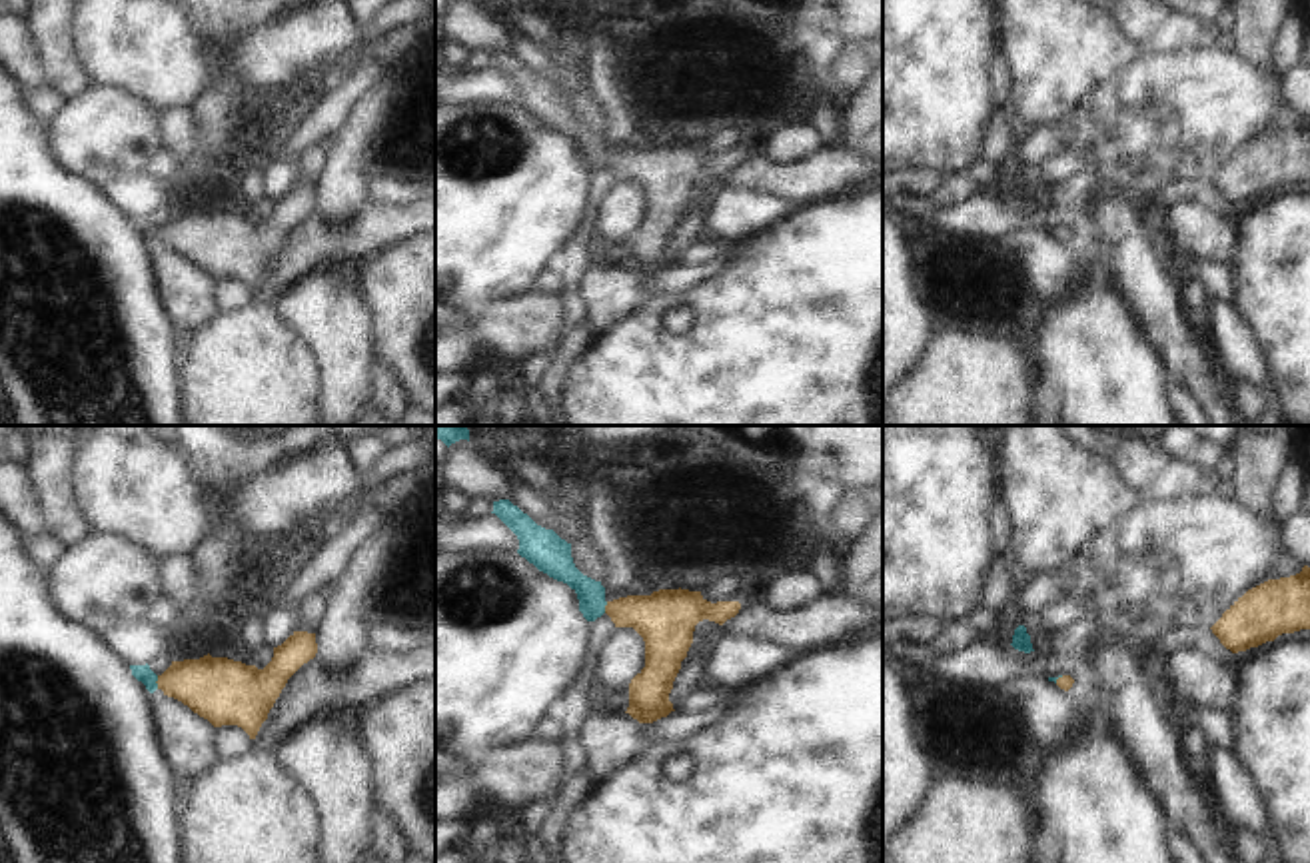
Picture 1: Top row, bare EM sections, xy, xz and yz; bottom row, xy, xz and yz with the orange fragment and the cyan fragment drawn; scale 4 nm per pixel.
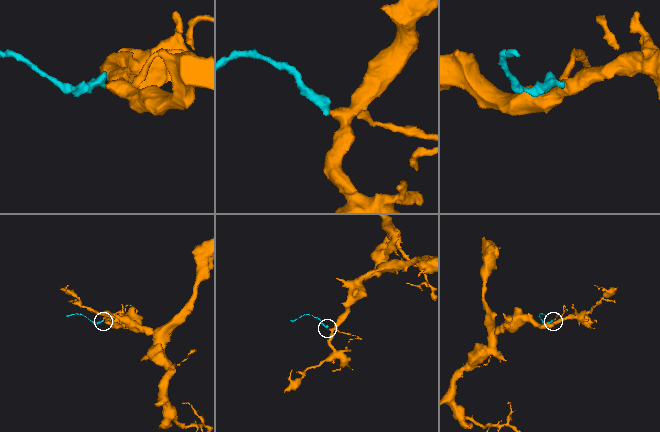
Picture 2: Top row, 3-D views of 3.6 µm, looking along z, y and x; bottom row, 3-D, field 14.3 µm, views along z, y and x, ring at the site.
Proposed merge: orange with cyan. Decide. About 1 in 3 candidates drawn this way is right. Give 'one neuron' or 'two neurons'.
one neuron

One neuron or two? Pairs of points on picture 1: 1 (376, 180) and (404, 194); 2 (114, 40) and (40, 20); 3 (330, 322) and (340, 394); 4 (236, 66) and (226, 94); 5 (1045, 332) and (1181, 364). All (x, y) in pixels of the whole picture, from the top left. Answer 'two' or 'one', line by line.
1: one
2: two
3: one
4: two
5: two

